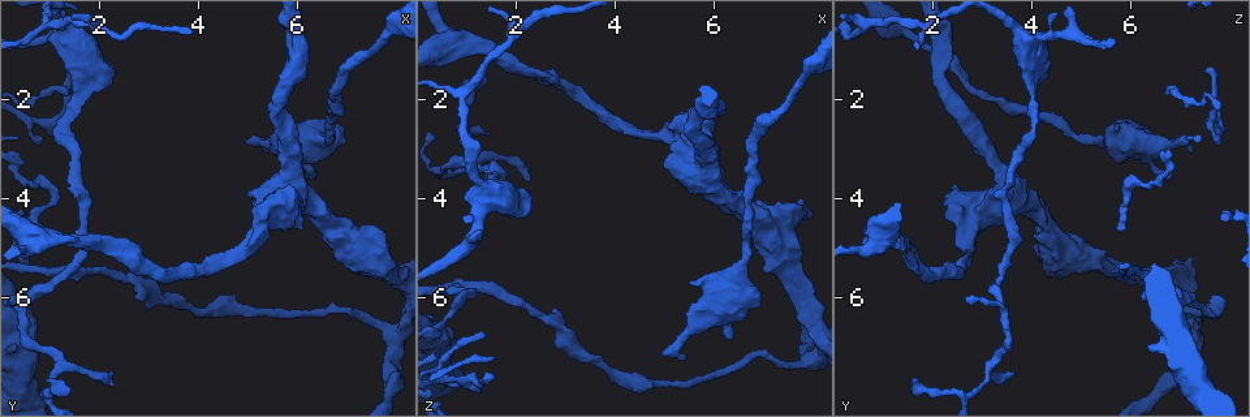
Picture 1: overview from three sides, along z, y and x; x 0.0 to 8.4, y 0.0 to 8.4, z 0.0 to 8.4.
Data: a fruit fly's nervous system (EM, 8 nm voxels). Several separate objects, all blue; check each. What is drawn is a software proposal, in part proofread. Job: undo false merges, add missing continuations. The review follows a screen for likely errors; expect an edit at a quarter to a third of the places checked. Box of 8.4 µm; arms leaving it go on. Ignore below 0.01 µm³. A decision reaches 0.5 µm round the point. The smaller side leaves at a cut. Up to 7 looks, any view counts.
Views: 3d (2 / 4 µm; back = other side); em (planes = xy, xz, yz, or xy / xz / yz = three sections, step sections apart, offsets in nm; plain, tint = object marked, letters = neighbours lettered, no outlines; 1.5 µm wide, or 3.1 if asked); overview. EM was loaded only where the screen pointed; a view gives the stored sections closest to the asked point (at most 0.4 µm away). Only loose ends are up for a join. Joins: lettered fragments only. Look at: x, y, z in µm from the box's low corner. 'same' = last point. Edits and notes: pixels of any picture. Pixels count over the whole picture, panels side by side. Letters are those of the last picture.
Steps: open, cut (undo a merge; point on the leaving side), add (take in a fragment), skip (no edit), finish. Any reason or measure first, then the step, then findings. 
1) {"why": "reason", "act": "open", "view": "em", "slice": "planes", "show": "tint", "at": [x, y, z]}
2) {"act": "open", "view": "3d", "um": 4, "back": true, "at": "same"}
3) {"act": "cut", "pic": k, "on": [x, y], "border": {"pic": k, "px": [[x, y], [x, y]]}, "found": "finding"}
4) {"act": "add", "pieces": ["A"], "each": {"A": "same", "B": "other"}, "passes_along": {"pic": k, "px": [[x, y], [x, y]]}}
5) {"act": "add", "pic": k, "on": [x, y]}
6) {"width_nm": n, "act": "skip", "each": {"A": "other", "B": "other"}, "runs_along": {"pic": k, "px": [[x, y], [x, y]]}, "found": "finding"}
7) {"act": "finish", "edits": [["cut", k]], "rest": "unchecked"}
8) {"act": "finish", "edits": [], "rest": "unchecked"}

{"why": "an open end", "act": "open", "view": "em", "slice": "planes", "show": "letters", "at": [0.85, 4.60, 5.75]}

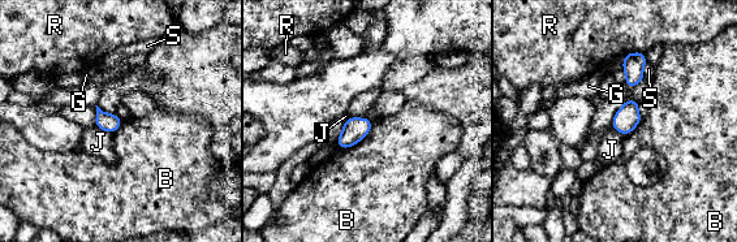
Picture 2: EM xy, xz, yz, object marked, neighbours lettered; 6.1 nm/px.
{"act": "skip", "each": {"B": "other", "G": "other", "J": "other", "R": "other", "S": "other"}, "border": {"pic": 2, "px": [[373, 120], [366, 135], [343, 148]]}, "found": "none of them fits"}

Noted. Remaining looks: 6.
{"why": "sudden change in width", "act": "open", "view": "3d", "um": 4, "at": [5.20, 4.85, 2.75]}

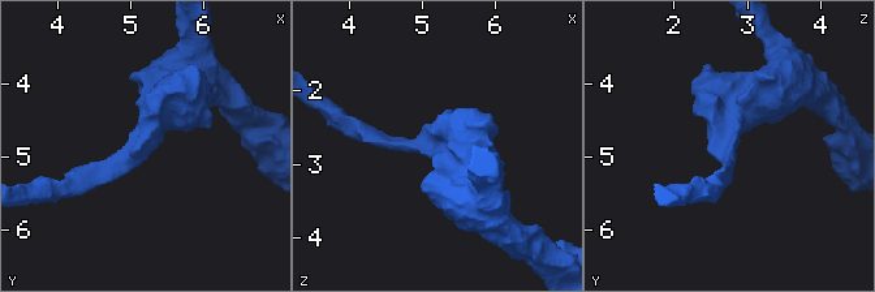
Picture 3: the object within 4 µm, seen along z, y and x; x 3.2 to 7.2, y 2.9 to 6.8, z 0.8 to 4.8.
{"arm_widths_nm": [190, 650], "why": "shape alone is not enough", "act": "open", "view": "em", "slice": "xy", "step": 4, "show": "tint", "at": [5.20, 4.80, 2.75]}

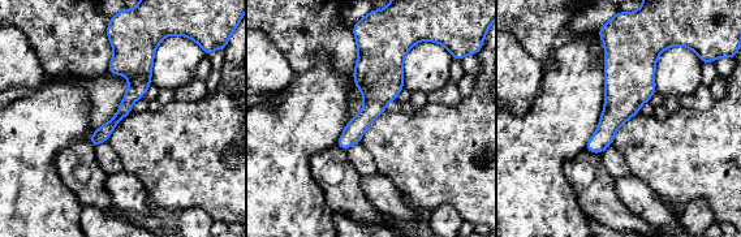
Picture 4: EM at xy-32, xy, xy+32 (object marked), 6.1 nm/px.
{"act": "open", "view": "em", "slice": "planes", "show": "letters", "at": "same"}

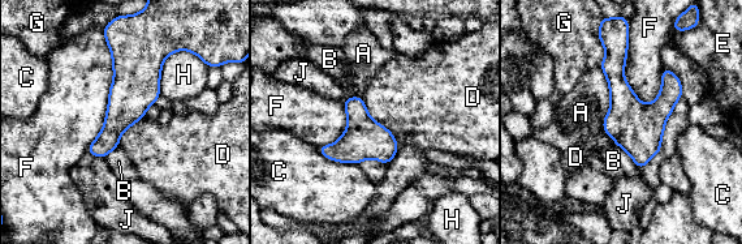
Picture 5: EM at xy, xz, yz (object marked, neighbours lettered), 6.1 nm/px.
{"width_nm": 260, "act": "skip", "each": {"A": "other", "B": "other", "C": "other", "D": "other", "E": "other", "F": "other", "G": "other", "H": "other", "J": "other"}, "border": {"pic": 5, "px": [[106, 38], [108, 107], [86, 152]]}, "found": "all the same cell"}

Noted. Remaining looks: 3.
{"why": "abrupt turn", "act": "open", "view": "3d", "um": 4, "at": [7.50, 6.40, 7.40]}

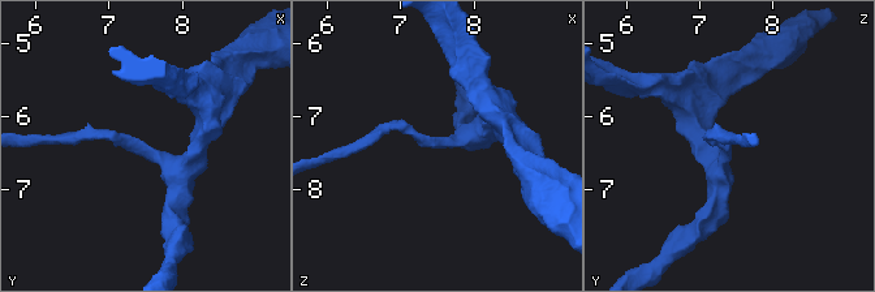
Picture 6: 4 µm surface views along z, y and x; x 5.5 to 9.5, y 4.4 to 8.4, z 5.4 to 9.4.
{"act": "open", "view": "em", "slice": "xz", "step": 8, "show": "tint", "at": [7.45, 6.45, 7.40]}

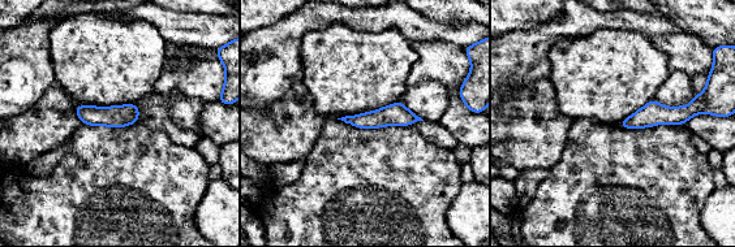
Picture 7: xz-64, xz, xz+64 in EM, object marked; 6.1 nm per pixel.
{"act": "open", "view": "em", "slice": "xz", "step": 8, "show": "letters", "at": "same"}

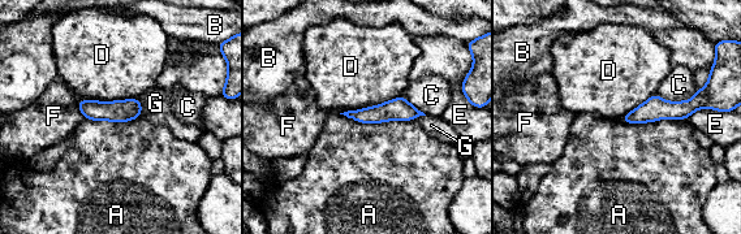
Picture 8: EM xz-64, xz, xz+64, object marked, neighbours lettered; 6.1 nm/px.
{"act": "skip", "each": {"A": "other", "B": "other", "C": "other", "D": "other", "E": "other", "F": "other", "G": "other"}, "runs_along": {"pic": 8, "px": [[693, 105], [651, 109], [625, 118]]}, "found": "all the same cell"}

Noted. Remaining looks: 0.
{"act": "finish", "edits": [], "rest": "unchecked"}

